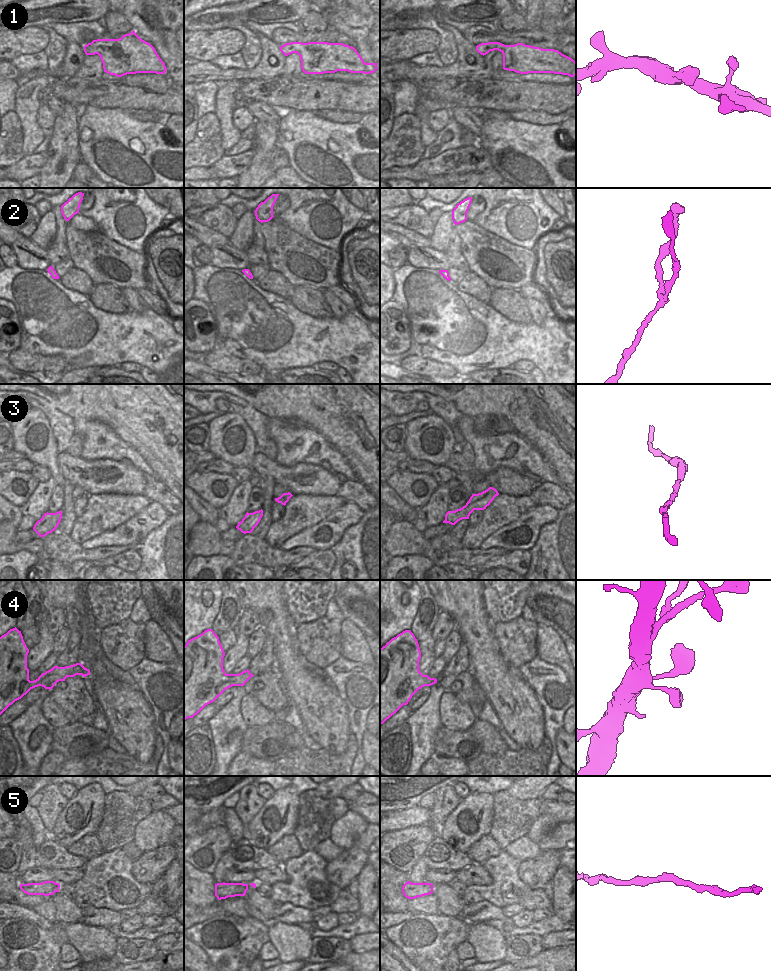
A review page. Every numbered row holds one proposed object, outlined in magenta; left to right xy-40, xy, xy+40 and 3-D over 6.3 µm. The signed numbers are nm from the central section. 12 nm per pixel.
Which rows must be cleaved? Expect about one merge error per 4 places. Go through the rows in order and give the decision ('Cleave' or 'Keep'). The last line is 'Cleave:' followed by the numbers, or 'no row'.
1: Keep
2: Keep
3: Keep
4: Keep
5: Keep
Cleave: no row.

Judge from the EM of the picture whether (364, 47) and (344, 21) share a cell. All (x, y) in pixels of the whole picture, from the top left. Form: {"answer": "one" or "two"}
{"answer": "one"}

